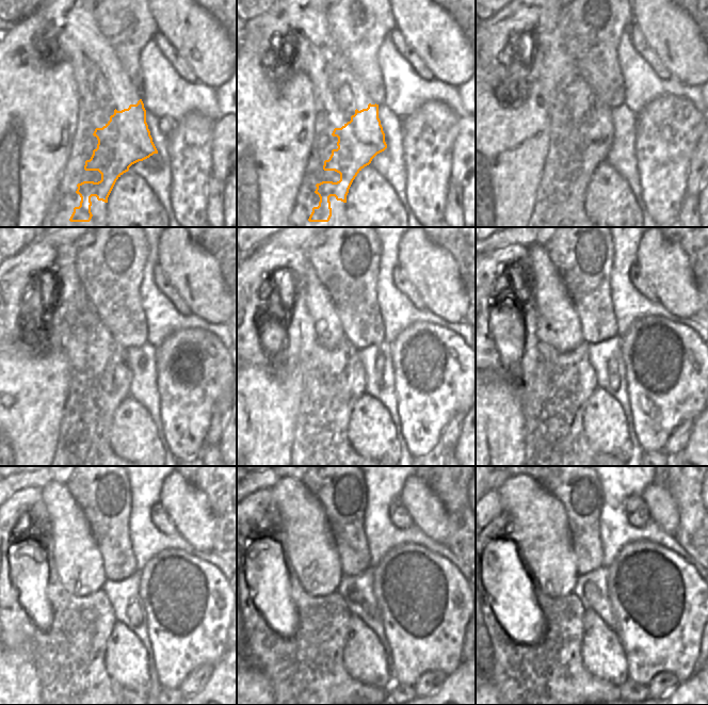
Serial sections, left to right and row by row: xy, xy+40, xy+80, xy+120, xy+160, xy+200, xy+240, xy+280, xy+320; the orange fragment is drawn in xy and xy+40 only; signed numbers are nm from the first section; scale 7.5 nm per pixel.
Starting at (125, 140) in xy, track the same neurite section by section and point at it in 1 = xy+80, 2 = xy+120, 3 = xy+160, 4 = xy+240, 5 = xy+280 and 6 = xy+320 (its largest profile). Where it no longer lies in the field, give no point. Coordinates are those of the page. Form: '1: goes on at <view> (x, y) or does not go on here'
1: goes on at xy+80 (594, 148)
2: goes on at xy+120 (114, 389)
3: goes on at xy+160 (346, 397)
4: goes on at xy+240 (109, 623)
5: goes on at xy+280 (344, 629)
6: goes on at xy+320 (579, 642)

